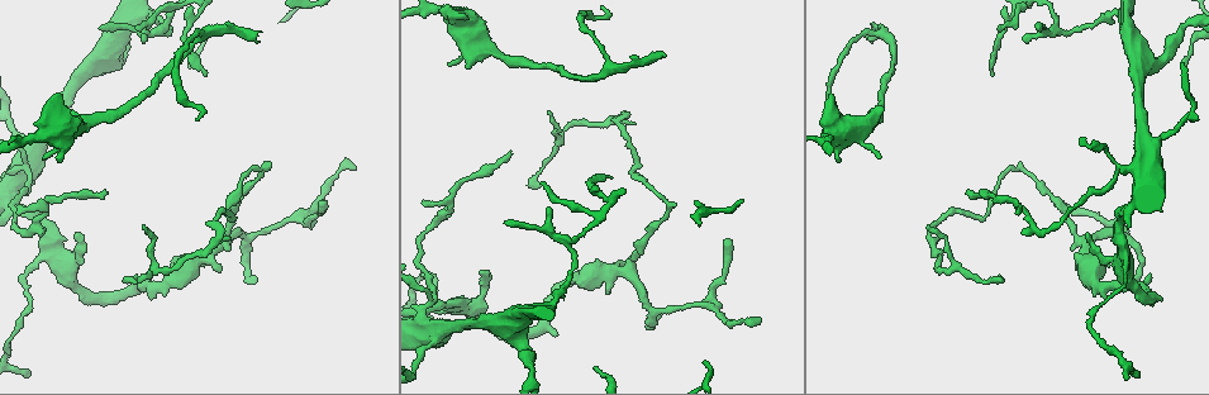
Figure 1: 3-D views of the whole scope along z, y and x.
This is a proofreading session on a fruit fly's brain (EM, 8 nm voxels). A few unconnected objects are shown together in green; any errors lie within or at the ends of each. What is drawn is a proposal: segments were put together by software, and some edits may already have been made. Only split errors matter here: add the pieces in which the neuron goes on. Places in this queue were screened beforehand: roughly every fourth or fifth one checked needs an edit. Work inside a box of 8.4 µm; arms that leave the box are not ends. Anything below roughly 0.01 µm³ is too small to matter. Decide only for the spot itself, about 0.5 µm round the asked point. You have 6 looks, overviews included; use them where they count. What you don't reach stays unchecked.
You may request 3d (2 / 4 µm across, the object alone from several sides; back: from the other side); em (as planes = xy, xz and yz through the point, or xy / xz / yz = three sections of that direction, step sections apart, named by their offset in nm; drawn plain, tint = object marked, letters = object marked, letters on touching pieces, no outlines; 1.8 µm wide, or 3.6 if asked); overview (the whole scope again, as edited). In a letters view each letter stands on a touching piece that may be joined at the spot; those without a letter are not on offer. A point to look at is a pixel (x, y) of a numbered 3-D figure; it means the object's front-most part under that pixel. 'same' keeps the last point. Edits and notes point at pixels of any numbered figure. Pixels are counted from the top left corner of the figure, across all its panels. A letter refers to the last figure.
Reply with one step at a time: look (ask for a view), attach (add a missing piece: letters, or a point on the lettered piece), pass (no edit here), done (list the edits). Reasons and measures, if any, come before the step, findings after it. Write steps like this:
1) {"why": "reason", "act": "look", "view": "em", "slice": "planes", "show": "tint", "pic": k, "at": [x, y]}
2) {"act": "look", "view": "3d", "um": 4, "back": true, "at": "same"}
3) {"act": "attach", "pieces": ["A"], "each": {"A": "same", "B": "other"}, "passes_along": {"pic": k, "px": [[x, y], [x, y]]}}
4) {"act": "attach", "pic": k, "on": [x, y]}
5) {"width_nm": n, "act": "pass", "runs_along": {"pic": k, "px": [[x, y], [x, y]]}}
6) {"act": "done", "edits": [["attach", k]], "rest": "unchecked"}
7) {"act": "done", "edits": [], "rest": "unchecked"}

{"why": "an open end", "act": "look", "view": "em", "slice": "planes", "show": "letters", "pic": 1, "at": [725, 238]}

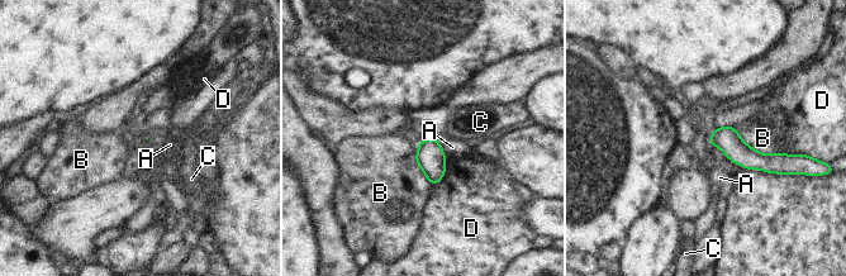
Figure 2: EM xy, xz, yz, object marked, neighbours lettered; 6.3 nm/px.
{"act": "pass", "each": {"A": "other", "B": "other", "C": "other", "D": "other"}, "runs_along": {"pic": 2, "px": [[712, 141], [751, 160], [780, 157]]}, "found": "none of them fits"}

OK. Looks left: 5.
{"why": "tapers out", "act": "look", "view": "em", "slice": "xz", "step": 16, "show": "tint", "pic": 1, "at": [760, 319]}

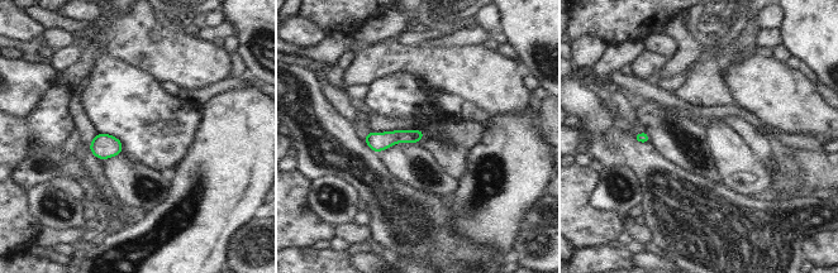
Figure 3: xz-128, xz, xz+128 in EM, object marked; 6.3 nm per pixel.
{"act": "look", "view": "em", "slice": "planes", "show": "tint", "at": "same"}

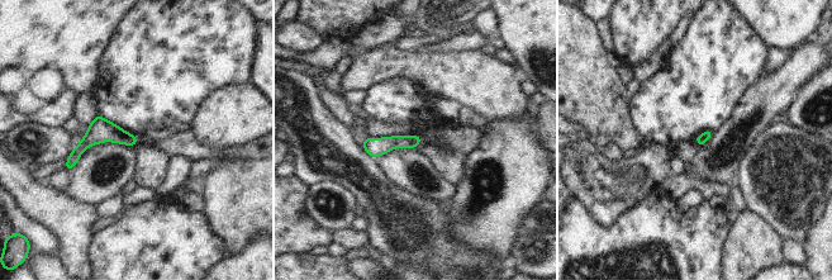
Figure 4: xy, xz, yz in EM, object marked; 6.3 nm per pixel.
{"why": "see the neighbours", "act": "look", "view": "em", "slice": "planes", "show": "letters", "at": "same"}

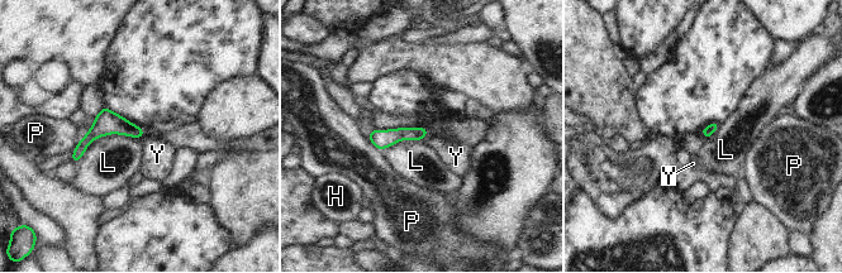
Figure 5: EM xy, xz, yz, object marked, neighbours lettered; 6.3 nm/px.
{"width_nm": 70, "act": "pass", "each": {"H": "other", "L": "other", "P": "other", "Y": "other"}, "border": {"pic": 5, "px": [[428, 132], [422, 139]]}, "found": "none of them fits"}

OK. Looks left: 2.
{"why": "free end", "act": "look", "view": "em", "slice": "planes", "show": "plain", "pic": 1, "at": [1087, 233]}

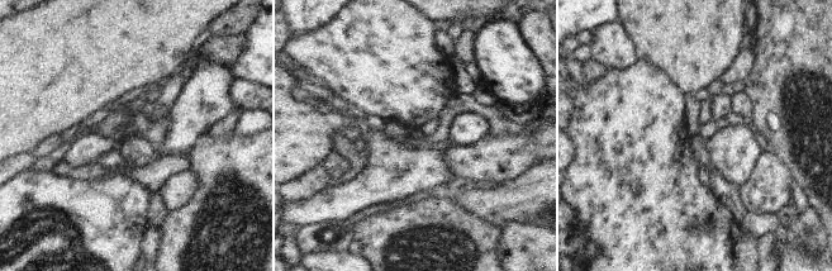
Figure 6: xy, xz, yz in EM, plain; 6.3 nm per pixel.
{"act": "look", "view": "em", "slice": "planes", "show": "letters", "at": "same"}

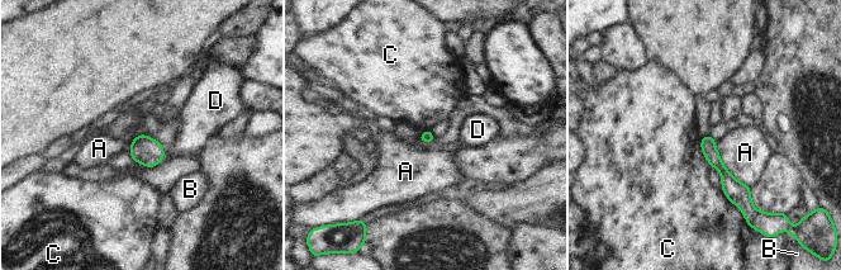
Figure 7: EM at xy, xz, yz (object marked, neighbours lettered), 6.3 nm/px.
{"longest_contact_nm": ["A", 380], "act": "pass", "each": {"A": "other", "B": "other", "C": "other", "D": "other"}, "found": "no lettered piece goes on from it"}

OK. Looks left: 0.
{"act": "done", "edits": [], "rest": "unchecked"}

